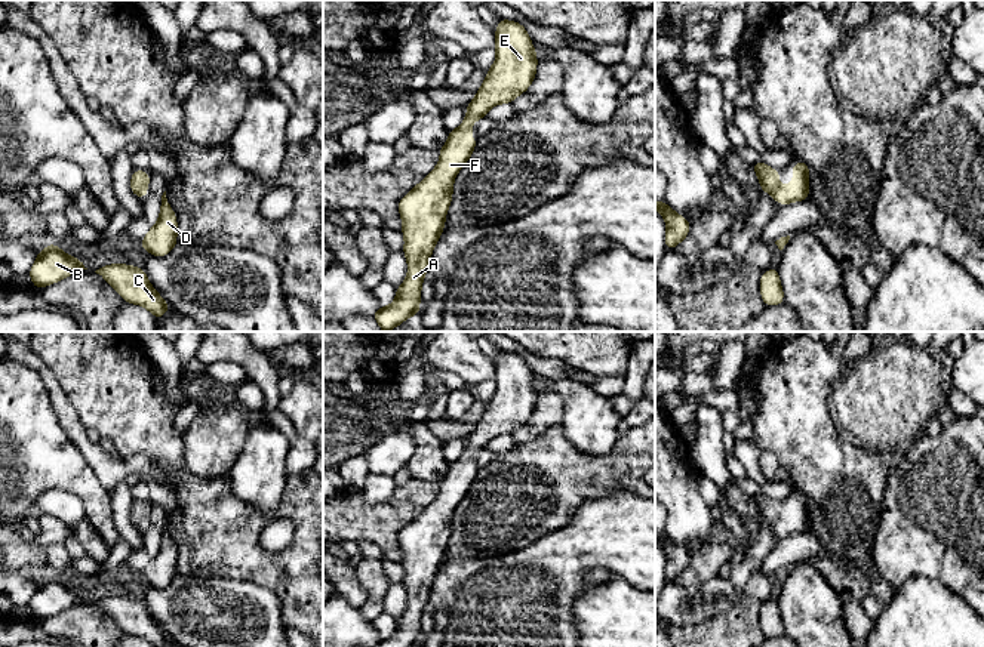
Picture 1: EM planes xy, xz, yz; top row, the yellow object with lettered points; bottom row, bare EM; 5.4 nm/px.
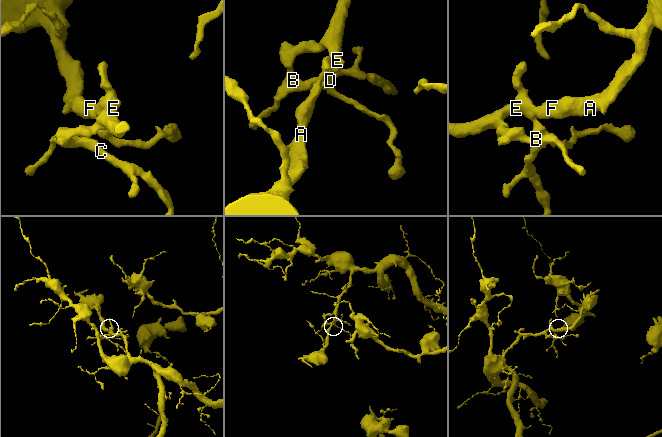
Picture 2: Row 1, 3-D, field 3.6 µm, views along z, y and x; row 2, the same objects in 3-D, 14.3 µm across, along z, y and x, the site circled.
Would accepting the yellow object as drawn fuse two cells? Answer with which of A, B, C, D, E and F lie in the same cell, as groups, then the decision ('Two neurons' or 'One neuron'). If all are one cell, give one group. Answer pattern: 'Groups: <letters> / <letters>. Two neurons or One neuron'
Groups: A B C D E F. One neuron

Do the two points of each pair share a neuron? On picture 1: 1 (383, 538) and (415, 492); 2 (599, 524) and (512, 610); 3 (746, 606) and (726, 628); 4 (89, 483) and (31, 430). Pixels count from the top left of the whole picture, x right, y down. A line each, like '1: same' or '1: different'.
1: same
2: same
3: same
4: same

